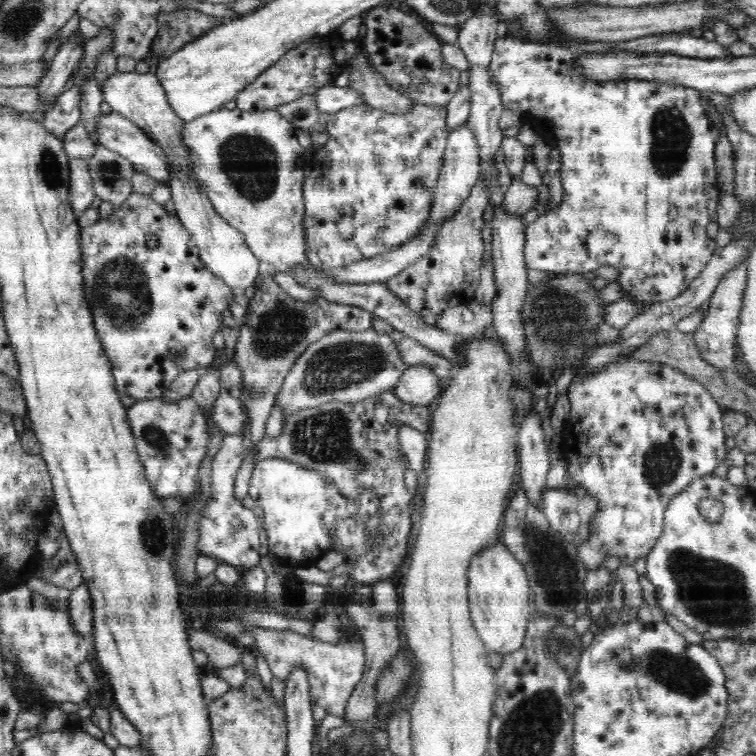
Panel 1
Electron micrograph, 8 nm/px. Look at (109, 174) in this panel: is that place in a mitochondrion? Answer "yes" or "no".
yes

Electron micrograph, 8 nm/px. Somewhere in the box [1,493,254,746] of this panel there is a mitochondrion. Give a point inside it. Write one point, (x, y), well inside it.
(155, 537)

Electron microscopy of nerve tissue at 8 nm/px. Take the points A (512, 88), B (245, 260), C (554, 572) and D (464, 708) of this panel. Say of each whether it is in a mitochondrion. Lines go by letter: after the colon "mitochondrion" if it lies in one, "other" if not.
A: other
B: other
C: mitochondrion
D: other

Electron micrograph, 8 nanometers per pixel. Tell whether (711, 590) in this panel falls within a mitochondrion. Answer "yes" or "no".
yes

